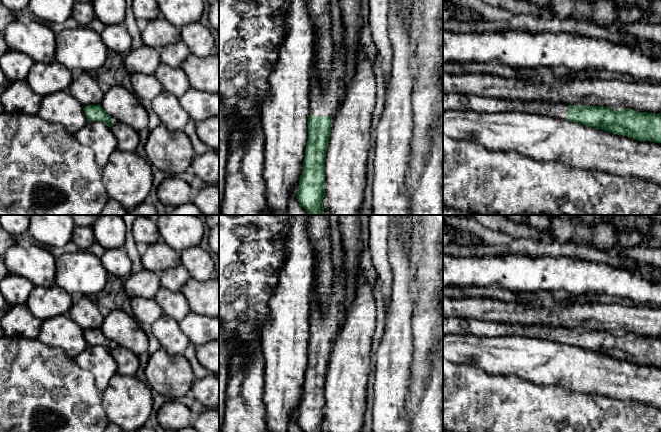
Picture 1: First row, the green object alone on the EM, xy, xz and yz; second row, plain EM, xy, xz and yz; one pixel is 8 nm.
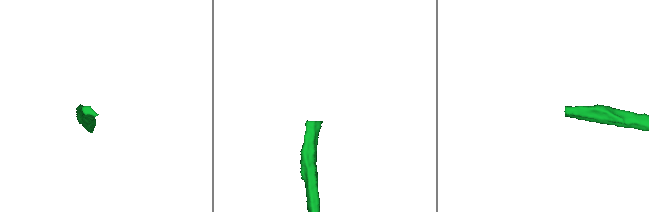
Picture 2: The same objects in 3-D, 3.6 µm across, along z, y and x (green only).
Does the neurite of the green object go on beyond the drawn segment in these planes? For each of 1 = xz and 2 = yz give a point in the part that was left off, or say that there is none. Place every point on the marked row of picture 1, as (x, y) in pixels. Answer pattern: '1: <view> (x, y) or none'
1: xz (323, 101)
2: yz (451, 101)

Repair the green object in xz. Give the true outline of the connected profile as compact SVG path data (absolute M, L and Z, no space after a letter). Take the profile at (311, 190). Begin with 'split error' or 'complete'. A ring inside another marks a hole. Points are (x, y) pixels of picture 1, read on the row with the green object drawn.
split error | M330 0L330 16L333 56L326 86L322 86L314 56L310 72L308 141L297 191L297 199L308 215L324 215L326 151L332 116L344 97L346 86L343 80L345 47L340 0Z

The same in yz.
split error | M443 93L444 111L480 113L528 113L549 116L601 129L640 141L661 143L661 113L621 111L603 106L585 107L545 101L521 101L481 97L466 93Z

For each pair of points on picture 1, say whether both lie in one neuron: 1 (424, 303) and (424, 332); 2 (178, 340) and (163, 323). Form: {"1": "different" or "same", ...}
{"1": "same", "2": "same"}

